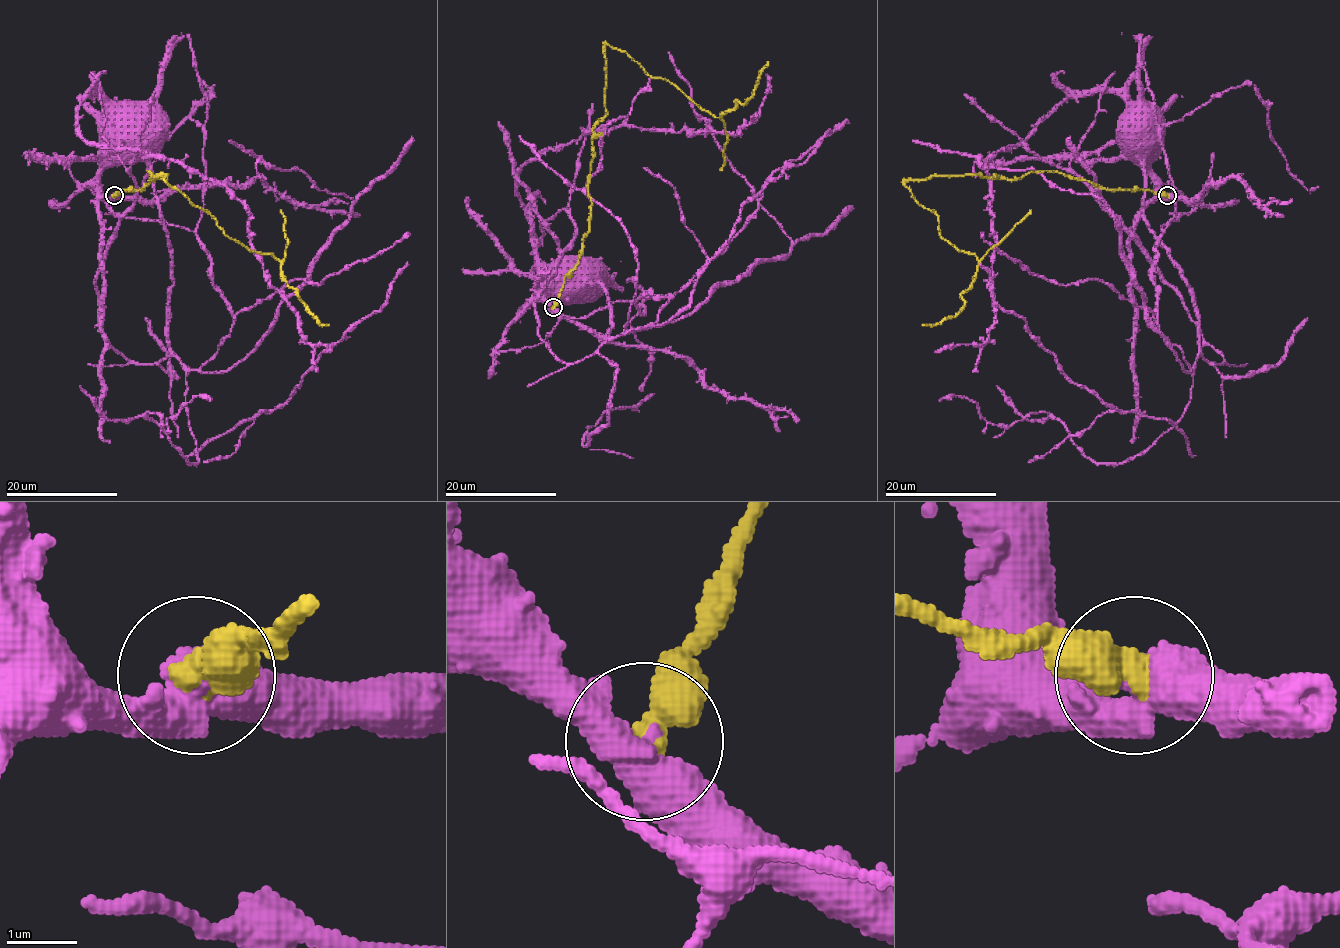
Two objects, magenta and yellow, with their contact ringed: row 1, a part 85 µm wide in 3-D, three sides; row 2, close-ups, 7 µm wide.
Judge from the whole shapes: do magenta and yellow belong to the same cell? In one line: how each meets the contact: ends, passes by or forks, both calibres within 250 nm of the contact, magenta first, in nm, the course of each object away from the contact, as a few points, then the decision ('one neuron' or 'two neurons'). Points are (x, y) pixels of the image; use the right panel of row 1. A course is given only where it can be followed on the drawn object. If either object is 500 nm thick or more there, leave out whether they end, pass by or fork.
550 nm thick on the magenta side, 600 nm on the other; magenta runs (1168, 196), (1163, 197), (1159, 193), (1149, 164), (1161, 150), (1159, 132), (1145, 118); yellow runs (1168, 196), (1036, 171), (905, 180), (937, 217), (940, 235), (978, 260), (964, 306), (922, 326); two neurons

